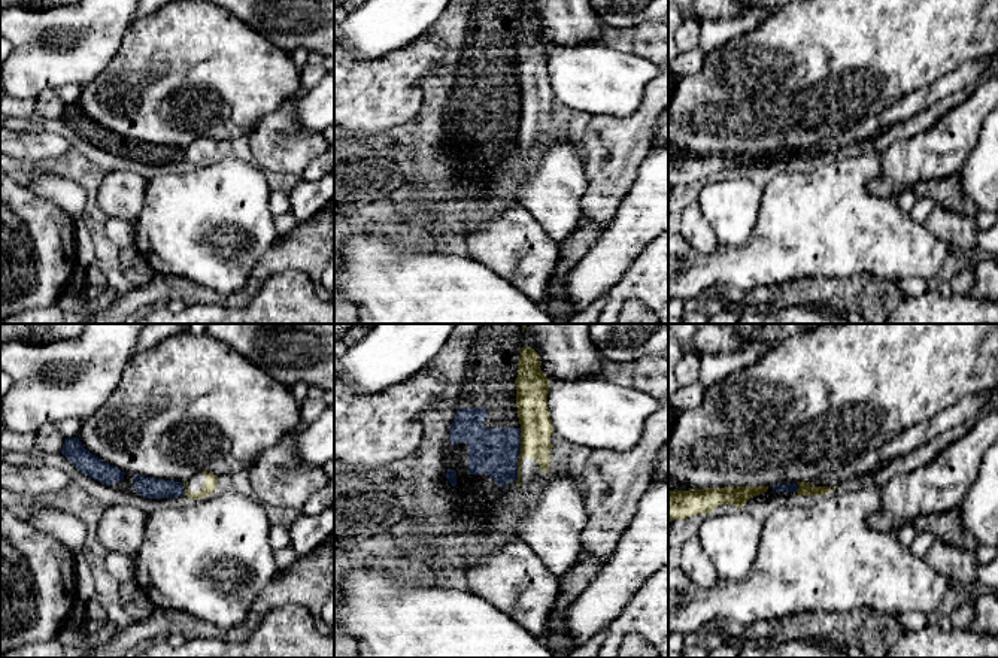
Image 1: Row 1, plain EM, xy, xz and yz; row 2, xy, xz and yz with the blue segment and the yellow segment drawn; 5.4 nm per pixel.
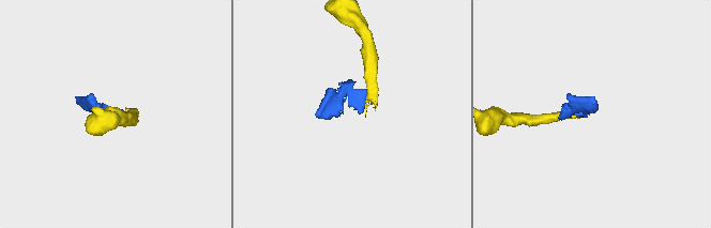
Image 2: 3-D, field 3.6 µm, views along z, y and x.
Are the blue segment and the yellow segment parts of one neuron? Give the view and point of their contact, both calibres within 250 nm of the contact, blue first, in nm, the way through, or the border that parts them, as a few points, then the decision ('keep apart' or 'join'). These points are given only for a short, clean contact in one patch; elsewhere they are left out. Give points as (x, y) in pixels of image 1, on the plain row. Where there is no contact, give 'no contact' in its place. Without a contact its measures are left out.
contact xz (518, 121); calibres 260 and 180 nm; border xz (521, 94), (521, 118), (518, 145), (515, 148); keep apart

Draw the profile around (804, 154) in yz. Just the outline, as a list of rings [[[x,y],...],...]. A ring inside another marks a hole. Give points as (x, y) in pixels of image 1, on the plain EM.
[[[998,54],[976,61],[968,61],[952,73],[943,75],[932,85],[904,95],[882,113],[864,119],[847,131],[826,137],[810,148],[797,148],[800,151],[797,160],[829,160],[837,154],[838,149],[864,142],[876,131],[895,122],[906,121],[919,113],[922,109],[932,106],[937,100],[952,93],[961,91],[970,84],[980,82],[983,72],[994,64],[998,64]]]

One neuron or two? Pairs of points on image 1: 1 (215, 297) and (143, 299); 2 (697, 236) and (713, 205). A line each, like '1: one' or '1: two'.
1: one
2: two

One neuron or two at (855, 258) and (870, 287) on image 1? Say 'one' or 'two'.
two

